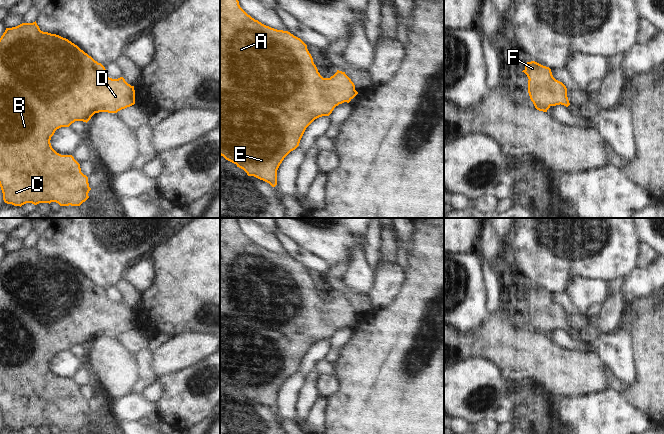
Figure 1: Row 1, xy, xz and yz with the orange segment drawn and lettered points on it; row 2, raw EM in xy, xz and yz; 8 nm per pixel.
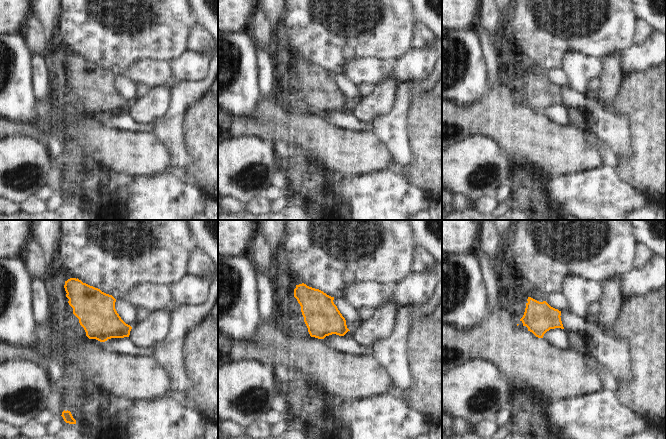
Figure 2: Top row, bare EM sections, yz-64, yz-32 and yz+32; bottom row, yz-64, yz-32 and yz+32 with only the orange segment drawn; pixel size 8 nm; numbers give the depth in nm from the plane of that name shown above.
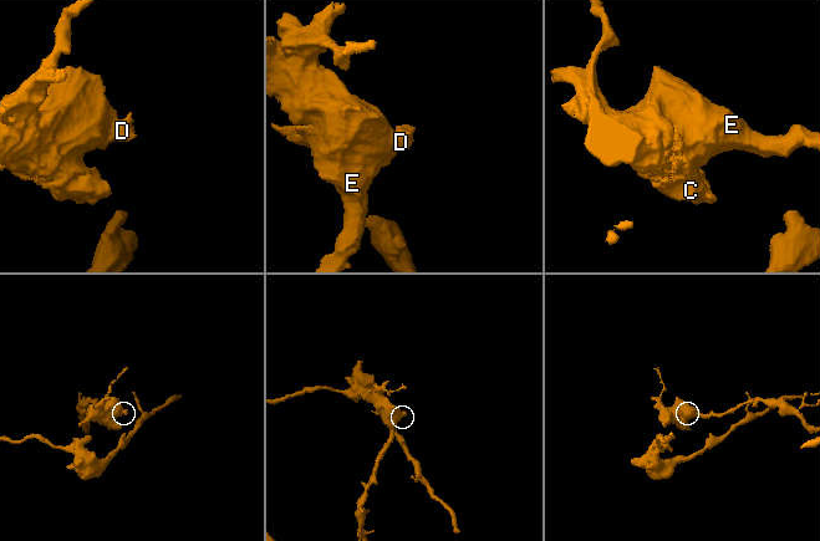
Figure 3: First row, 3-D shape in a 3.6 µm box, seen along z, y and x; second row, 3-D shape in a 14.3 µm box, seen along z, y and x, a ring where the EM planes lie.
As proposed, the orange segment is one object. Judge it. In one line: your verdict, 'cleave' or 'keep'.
keep

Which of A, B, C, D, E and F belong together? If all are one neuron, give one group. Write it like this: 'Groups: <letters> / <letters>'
Groups: A B C D E F

